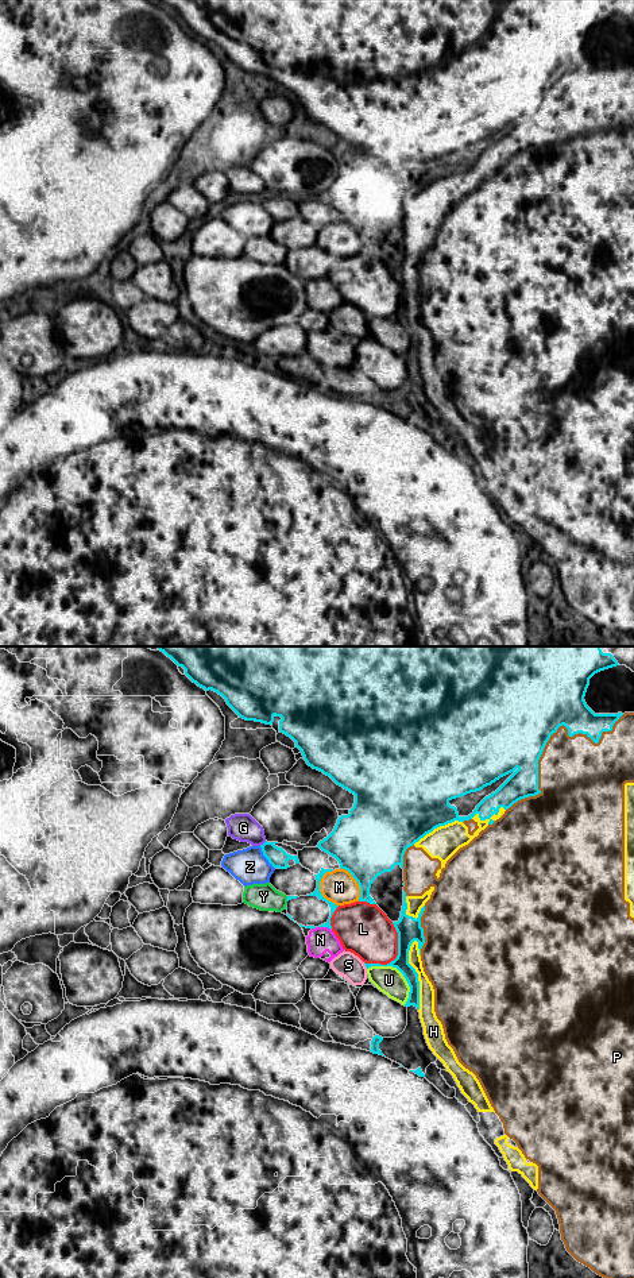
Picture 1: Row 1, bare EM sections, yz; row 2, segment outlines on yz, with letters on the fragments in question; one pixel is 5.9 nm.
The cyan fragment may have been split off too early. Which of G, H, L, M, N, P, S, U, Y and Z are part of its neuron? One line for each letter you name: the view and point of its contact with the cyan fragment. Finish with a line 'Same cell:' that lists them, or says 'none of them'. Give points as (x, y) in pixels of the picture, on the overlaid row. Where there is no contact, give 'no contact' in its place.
Same cell: none of them

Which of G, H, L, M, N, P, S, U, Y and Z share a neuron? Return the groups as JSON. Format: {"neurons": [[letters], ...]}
{"neurons": [["G"], ["H", "P"], ["L"], ["M"], ["N"], ["S"], ["U"], ["Y"], ["Z"]]}

